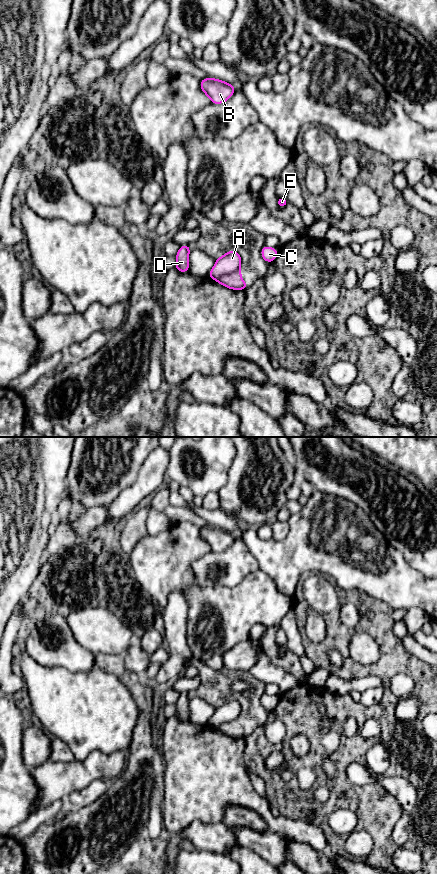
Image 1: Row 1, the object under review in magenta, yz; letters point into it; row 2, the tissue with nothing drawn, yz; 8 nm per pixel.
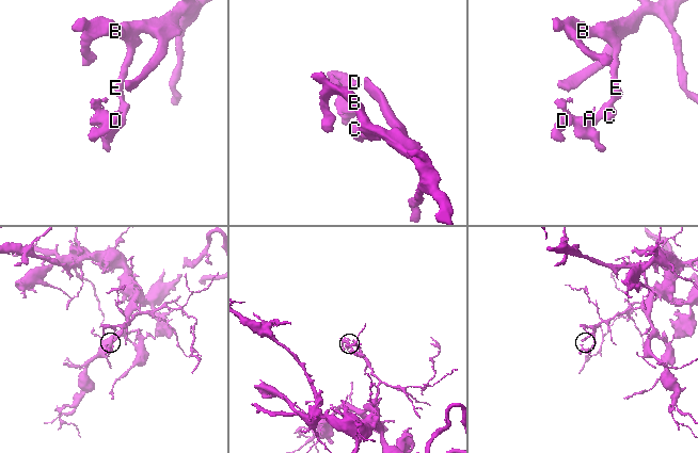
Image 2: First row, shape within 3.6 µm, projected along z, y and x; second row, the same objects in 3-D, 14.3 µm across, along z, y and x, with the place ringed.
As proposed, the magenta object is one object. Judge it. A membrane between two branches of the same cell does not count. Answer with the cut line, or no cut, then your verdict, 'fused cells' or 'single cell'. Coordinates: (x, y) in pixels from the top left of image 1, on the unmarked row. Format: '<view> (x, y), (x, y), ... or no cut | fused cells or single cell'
yz (239, 714), (234, 719), (220, 723), (215, 727) | fused cells

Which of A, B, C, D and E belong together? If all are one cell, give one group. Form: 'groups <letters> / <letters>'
groups A B C E / D

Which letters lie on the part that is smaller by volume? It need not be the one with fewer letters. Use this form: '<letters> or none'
D

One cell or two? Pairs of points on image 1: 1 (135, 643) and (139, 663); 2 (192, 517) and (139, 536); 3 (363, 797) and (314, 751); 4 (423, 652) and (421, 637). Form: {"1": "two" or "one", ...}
{"1": "one", "2": "two", "3": "one", "4": "two"}

